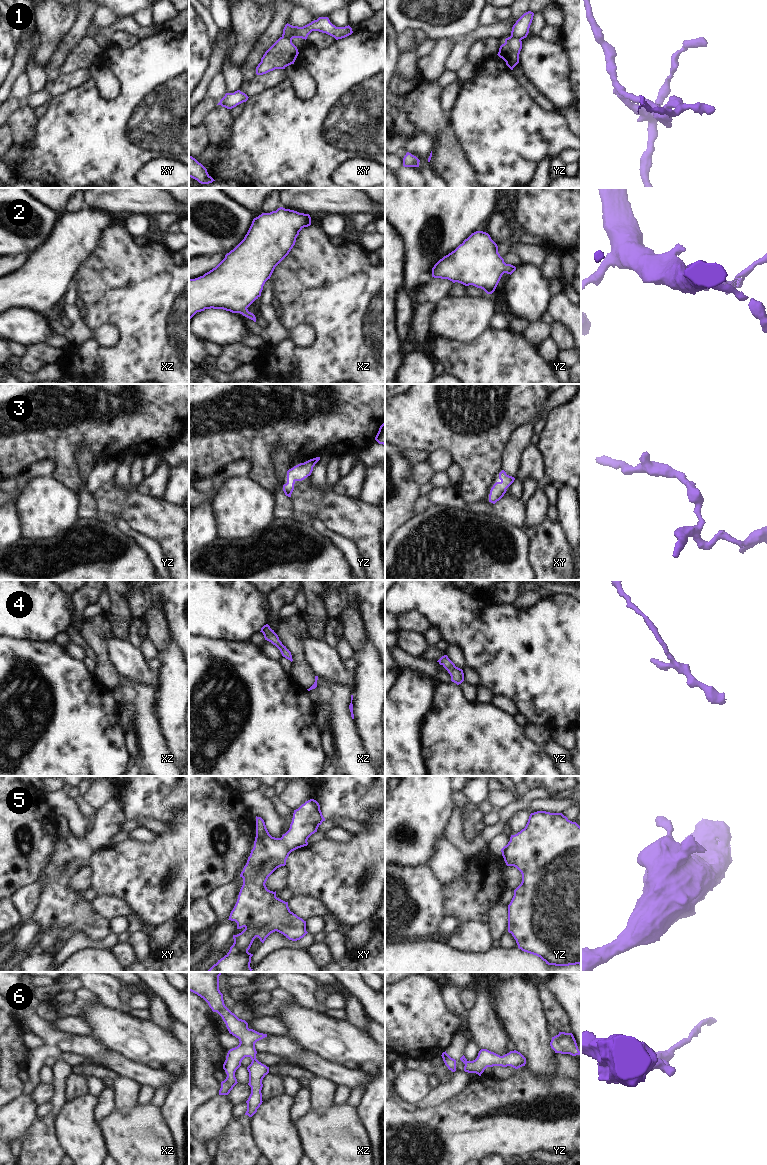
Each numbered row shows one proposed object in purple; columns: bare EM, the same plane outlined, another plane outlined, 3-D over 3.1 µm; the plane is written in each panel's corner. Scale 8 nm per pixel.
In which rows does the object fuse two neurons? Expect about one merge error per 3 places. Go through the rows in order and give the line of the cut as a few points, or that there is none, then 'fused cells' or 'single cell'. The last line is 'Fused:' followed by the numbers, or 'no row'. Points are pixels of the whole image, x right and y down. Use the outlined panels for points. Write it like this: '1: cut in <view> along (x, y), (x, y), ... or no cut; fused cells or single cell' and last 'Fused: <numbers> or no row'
1: cut in xy along (282, 35), (291, 39); fused cells
2: no cut; single cell
3: no cut; single cell
4: no cut; single cell
5: no cut; single cell
6: no cut; single cell
Fused: 1

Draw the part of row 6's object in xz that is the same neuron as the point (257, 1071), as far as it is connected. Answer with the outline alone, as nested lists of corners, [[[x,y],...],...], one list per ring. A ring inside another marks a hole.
[[[189,972],[189,991],[203,998],[212,1009],[217,1012],[226,1024],[230,1034],[239,1039],[239,1045],[228,1051],[223,1064],[227,1077],[221,1082],[219,1095],[228,1095],[238,1083],[235,1077],[236,1070],[241,1066],[245,1057],[250,1057],[252,1062],[247,1067],[251,1094],[246,1101],[245,1115],[252,1117],[262,1104],[262,1080],[269,1073],[269,1067],[256,1059],[255,1043],[267,1034],[259,1033],[248,1028],[245,1020],[239,1019],[224,1004],[223,994],[219,990],[219,976],[221,972]]]

